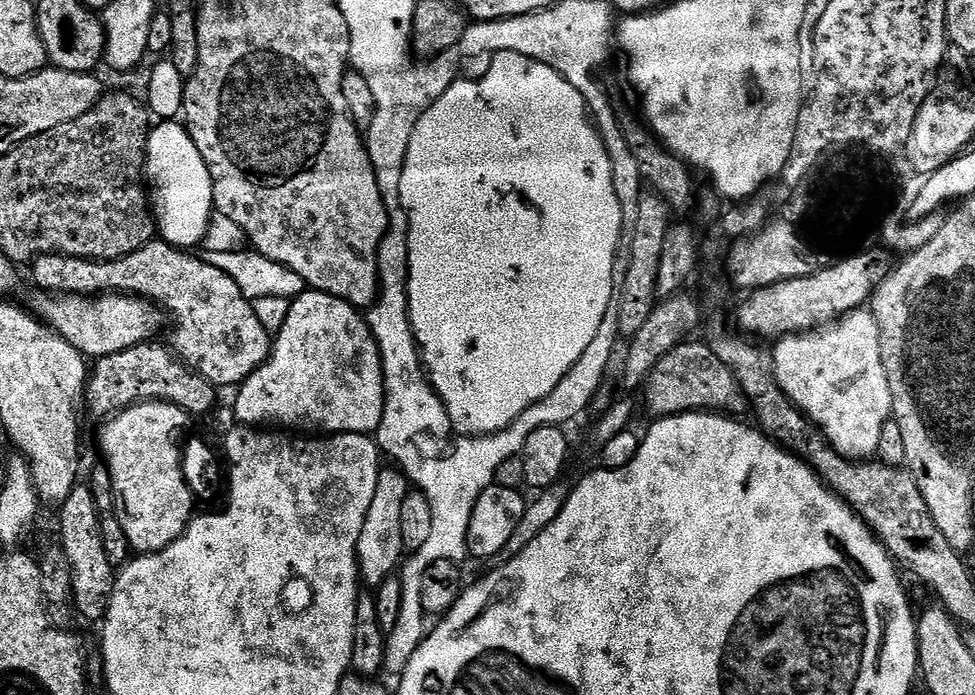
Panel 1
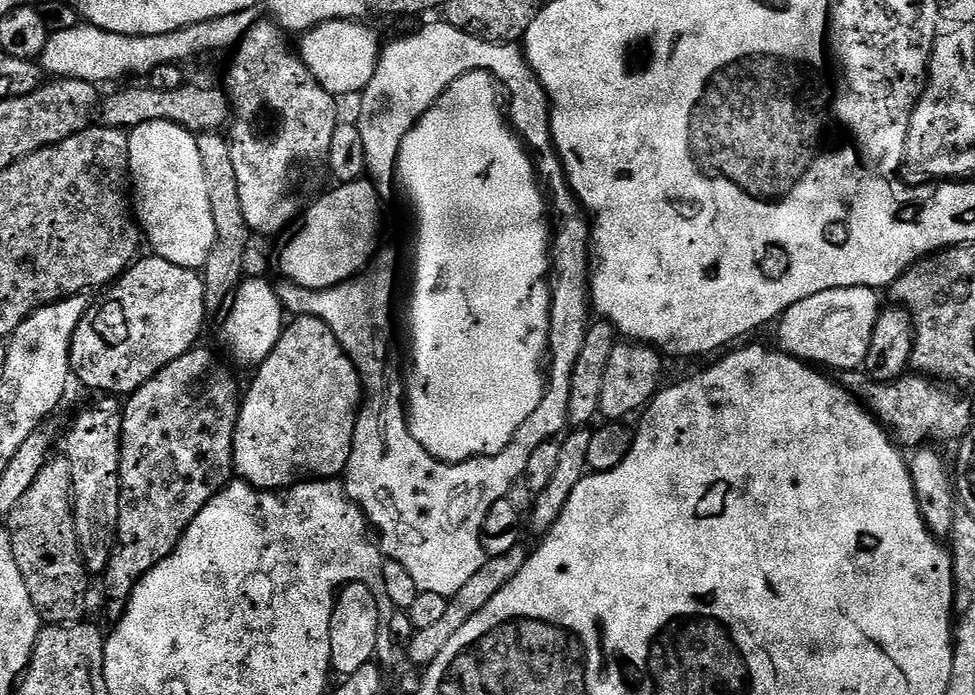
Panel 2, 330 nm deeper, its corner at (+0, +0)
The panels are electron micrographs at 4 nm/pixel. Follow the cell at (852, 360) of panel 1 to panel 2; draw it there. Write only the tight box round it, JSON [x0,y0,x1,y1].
[778,288,882,370]

